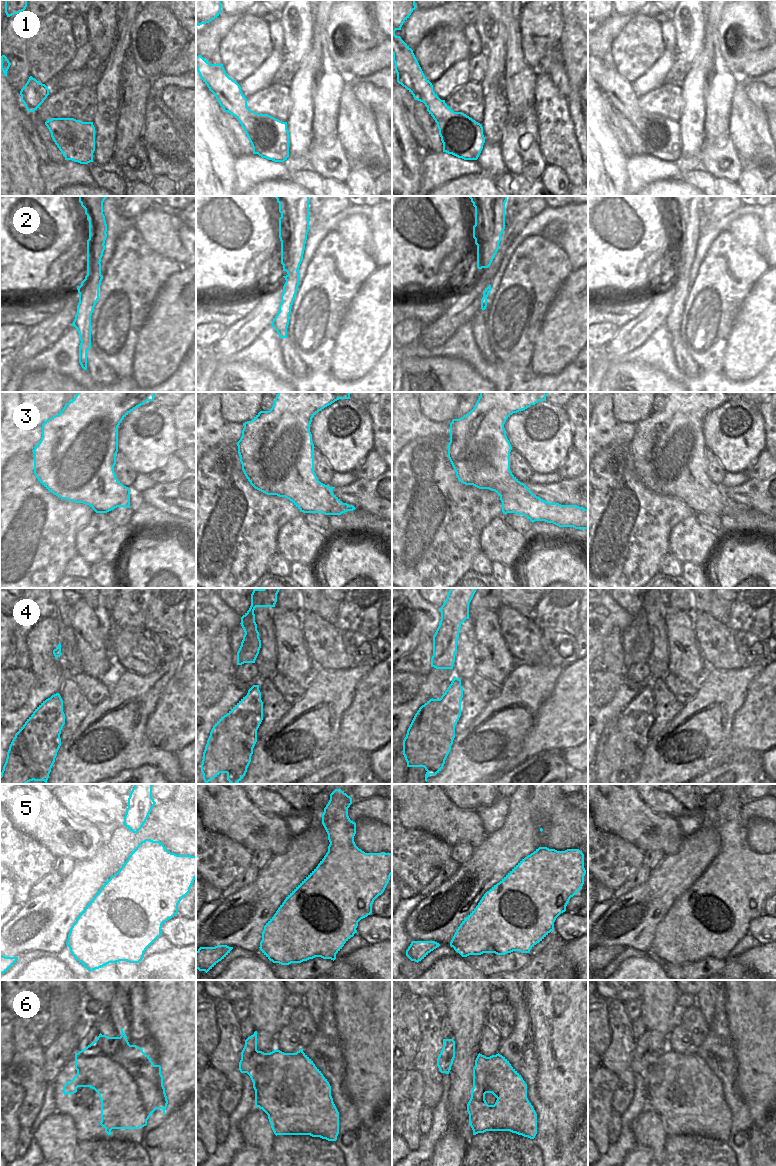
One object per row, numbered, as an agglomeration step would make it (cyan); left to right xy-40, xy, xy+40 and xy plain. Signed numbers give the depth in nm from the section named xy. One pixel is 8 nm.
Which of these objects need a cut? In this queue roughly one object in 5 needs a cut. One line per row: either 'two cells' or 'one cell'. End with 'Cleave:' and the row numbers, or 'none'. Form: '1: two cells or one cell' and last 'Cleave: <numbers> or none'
1: two cells
2: one cell
3: one cell
4: two cells
5: one cell
6: one cell
Cleave: 1, 4

